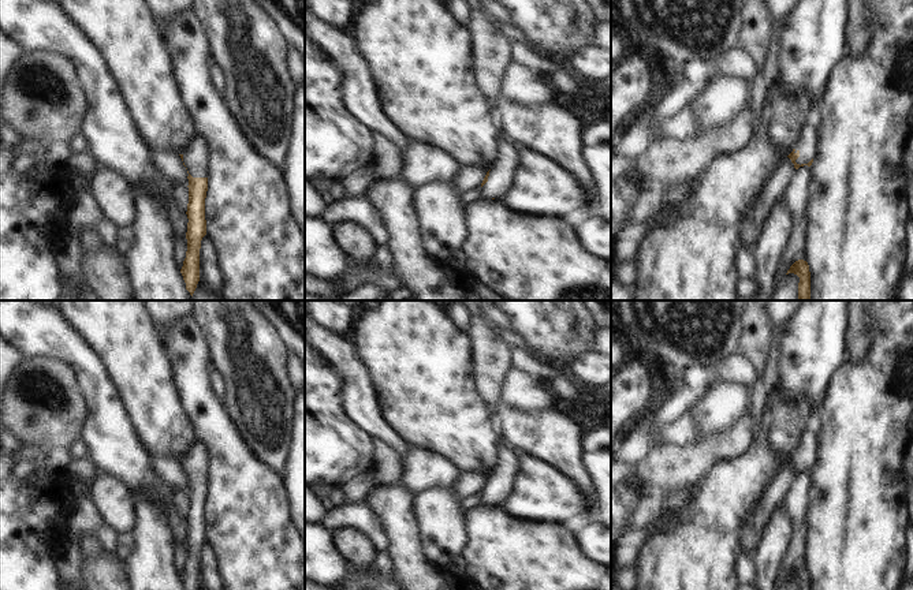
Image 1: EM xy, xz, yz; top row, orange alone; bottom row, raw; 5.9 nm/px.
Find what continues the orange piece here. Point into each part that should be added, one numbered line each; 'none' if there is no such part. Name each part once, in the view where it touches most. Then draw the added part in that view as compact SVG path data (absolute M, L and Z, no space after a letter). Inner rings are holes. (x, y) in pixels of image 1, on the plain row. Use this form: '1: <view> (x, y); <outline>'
1: yz (807, 451); M813 425L809 430L809 436L805 437L797 452L794 459L800 459L800 463L795 466L797 470L808 470L817 460L817 449L820 447L820 433L819 425Z

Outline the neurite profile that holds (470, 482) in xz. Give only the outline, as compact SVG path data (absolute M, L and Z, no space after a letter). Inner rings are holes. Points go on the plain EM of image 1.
M466 471L458 478L458 481L452 485L454 493L459 498L466 498L474 493L480 493L488 475L477 473L477 471Z

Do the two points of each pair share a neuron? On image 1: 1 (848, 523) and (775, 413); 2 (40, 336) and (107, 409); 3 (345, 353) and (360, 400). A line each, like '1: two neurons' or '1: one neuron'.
1: two neurons
2: one neuron
3: one neuron

